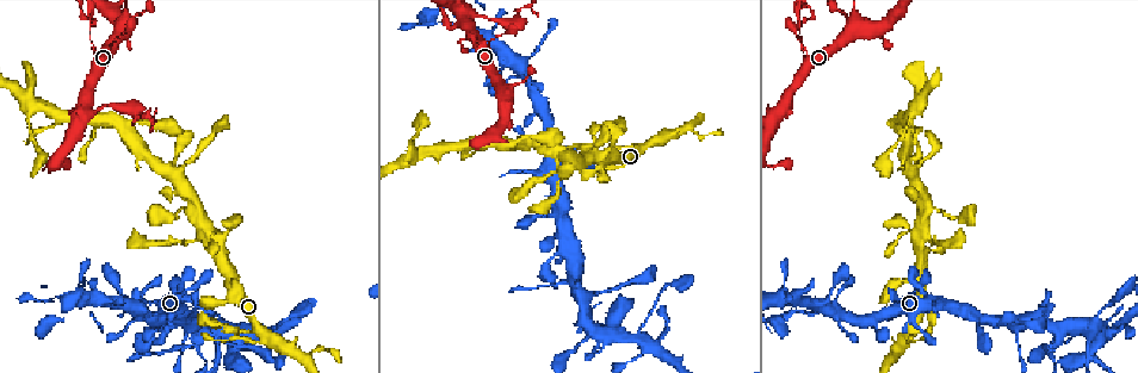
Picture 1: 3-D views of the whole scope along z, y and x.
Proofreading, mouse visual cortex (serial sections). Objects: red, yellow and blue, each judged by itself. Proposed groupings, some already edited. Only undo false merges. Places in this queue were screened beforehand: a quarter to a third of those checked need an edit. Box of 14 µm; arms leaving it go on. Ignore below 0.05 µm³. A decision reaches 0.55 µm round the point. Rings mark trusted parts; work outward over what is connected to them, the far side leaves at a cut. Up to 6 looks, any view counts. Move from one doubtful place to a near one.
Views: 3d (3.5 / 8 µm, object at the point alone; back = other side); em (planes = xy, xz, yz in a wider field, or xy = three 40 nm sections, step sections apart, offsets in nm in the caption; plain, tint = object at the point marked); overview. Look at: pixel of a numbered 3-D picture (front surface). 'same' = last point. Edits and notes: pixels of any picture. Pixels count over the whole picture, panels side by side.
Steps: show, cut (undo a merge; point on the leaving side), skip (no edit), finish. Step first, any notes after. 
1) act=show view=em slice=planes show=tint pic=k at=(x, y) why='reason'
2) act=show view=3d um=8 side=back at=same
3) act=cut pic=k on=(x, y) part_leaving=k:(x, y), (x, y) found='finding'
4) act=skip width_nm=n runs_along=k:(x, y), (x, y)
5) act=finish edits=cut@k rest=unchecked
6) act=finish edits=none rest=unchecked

act=show view=3d um=8 pic=1 at=(855, 19) why='looks like a crossing'

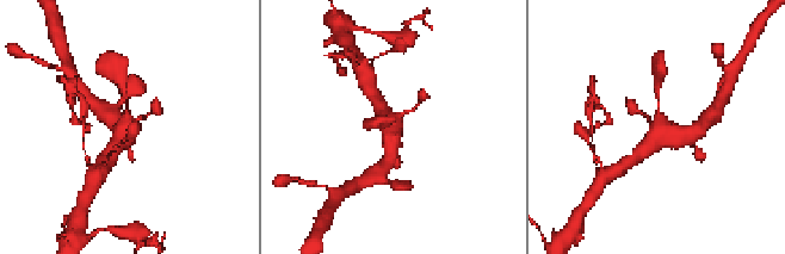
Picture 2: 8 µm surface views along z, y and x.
act=show view=3d um=3.5 side=back pic=2 at=(658, 128) why='closer look'

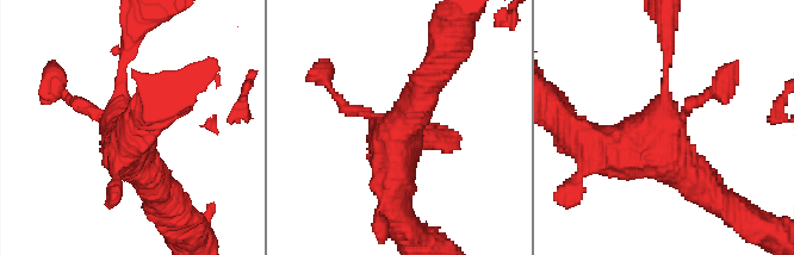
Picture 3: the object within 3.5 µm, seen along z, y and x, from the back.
act=show view=em slice=xy step=2 show=tint pic=3 at=(666, 128) arms=4 arm_widths_nm=150,150,400,500 why='shape alone is not enough'

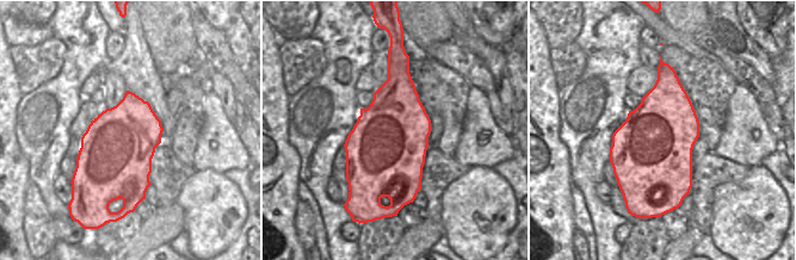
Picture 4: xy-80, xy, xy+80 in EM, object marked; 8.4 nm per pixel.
act=skip runs_along=3:(715, 200), (667, 145), (590, 142) found='continuous, no second cell'

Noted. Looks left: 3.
act=show view=3d um=3.5 pic=1 at=(474, 14) why='abrupt turn'

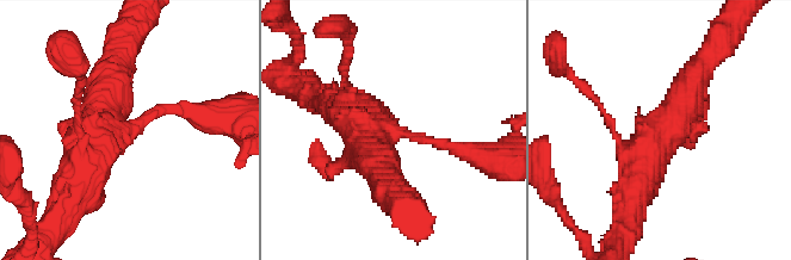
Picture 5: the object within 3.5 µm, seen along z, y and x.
act=show view=em slice=xy step=1 show=tint pic=5 at=(126, 125) why='now the EM'

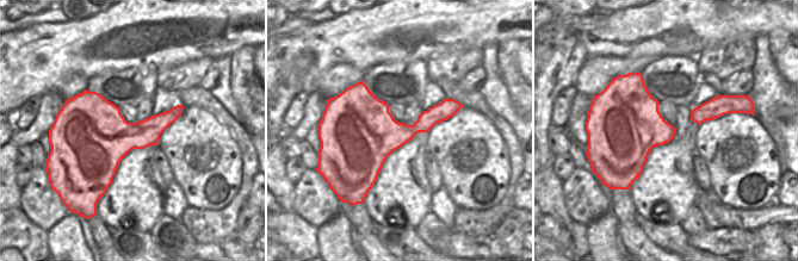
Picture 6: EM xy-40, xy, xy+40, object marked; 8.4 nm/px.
act=skip runs_along=5:(709, 57), (638, 185) found='continuous, no second cell'

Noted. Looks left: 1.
act=finish edits=none rest=unchecked

